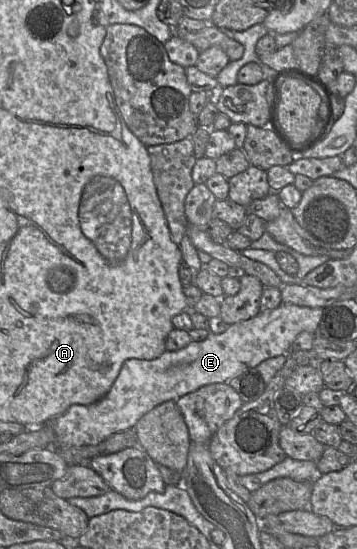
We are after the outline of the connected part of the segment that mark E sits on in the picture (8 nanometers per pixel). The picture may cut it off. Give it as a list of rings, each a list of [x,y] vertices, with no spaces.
[[[281,303],[275,309],[260,312],[256,317],[229,325],[223,333],[209,333],[205,340],[191,342],[178,351],[165,351],[152,360],[126,360],[109,392],[103,398],[90,405],[72,405],[66,412],[47,422],[55,433],[55,448],[97,445],[113,434],[134,428],[143,415],[166,401],[177,401],[180,397],[205,385],[226,383],[245,370],[256,368],[266,359],[287,354],[300,333],[318,332],[323,313],[324,308],[320,307],[310,308]]]

